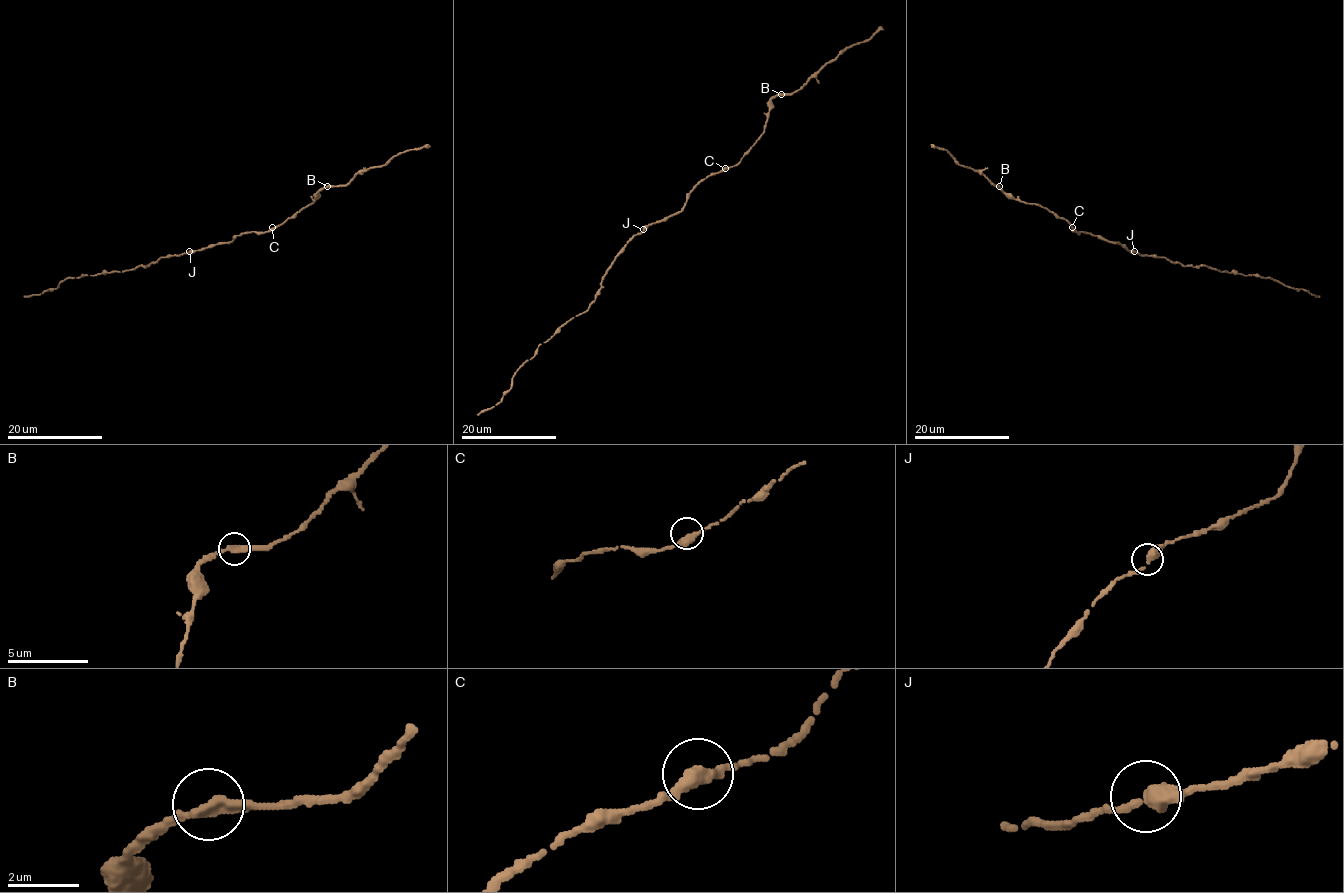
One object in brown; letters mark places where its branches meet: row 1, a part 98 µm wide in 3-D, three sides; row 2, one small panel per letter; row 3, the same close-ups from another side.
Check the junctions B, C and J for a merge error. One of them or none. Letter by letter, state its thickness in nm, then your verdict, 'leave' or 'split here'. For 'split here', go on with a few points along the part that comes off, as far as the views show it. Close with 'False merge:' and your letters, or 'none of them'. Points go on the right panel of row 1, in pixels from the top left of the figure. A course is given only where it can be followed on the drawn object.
B: 360 nm | leave
C: 360 nm | leave
J: 360 nm | leave
False merge: none of them

